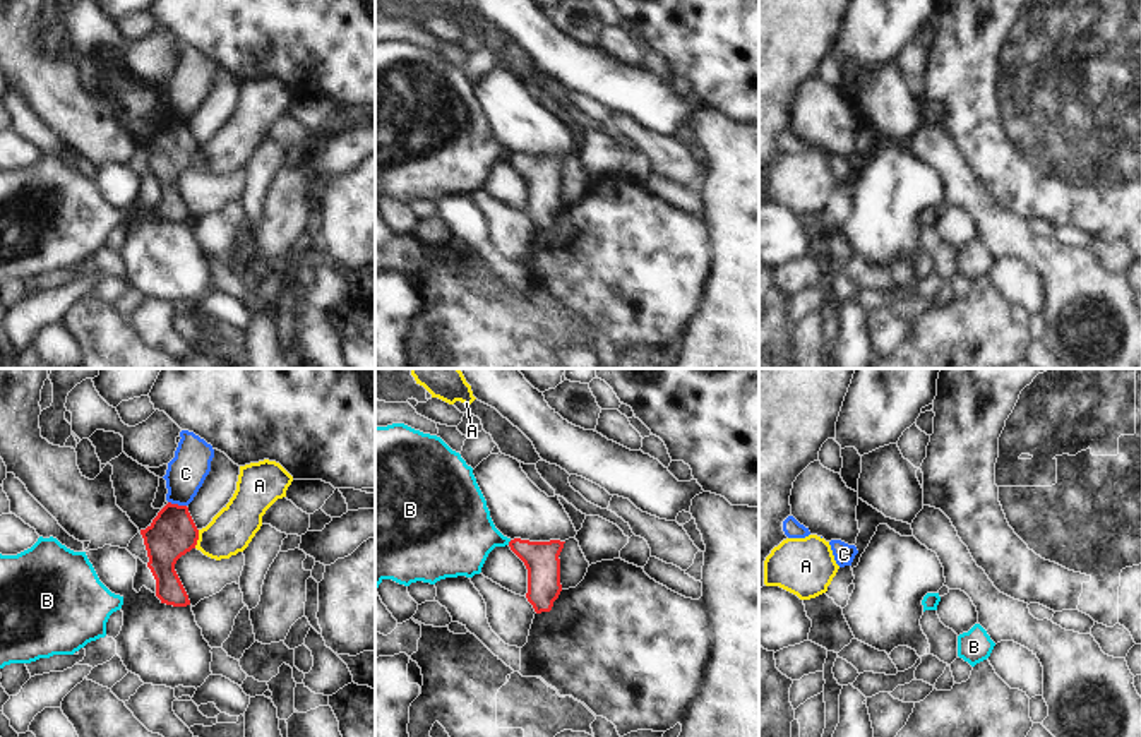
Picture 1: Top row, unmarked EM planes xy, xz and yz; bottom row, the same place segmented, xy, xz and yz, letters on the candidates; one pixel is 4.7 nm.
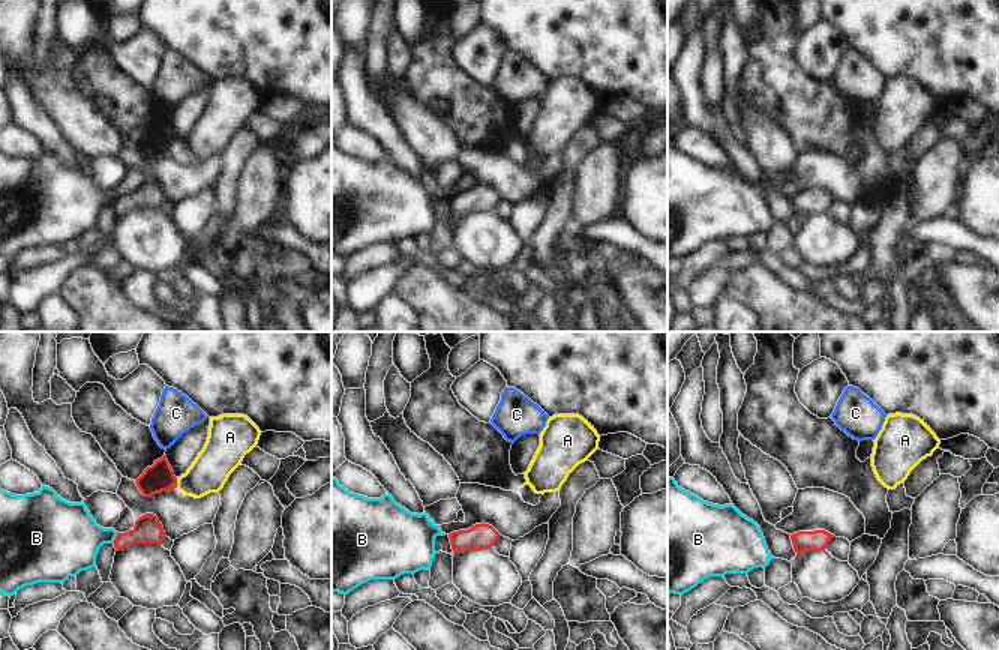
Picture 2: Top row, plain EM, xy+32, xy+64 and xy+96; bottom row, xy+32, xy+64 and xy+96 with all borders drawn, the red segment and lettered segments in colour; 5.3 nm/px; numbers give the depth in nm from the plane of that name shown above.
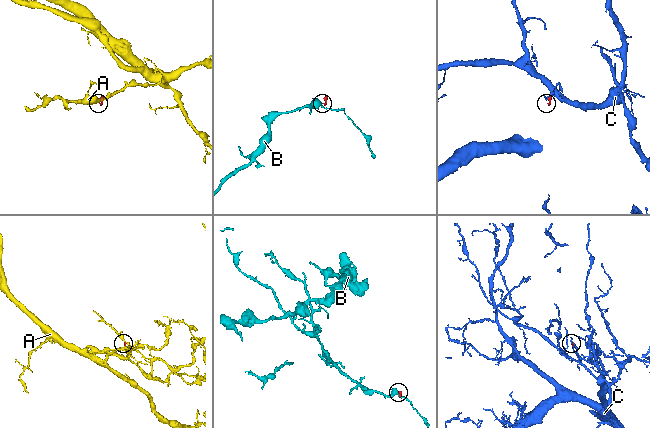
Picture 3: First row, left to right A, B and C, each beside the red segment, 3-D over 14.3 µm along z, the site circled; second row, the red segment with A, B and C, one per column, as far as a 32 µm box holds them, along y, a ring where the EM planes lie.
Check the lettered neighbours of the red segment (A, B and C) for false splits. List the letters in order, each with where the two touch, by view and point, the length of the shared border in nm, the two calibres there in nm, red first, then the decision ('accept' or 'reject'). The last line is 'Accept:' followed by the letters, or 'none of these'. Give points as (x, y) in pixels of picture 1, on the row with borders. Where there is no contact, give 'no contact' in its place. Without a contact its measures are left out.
A: meets red in xy at (197, 539); contact 90 nm long; 220 nm thick on the red side, 200 nm on the other; reject
B: meets red in xz at (509, 542); contact 30 nm long; 160 nm thick on the red side, 340 nm on the other; reject
C: meets red in xy at (177, 504); contact 90 nm long; 220 nm thick on the red side, 180 nm on the other; reject
Accept: none of these

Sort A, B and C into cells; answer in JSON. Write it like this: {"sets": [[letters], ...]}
{"sets": [["A"], ["B"], ["C"]]}

